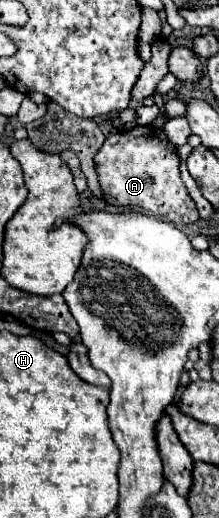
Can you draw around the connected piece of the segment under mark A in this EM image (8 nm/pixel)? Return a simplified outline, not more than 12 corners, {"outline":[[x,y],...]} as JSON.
{"outline":[[162,127],[106,135],[104,199],[178,227],[198,221]]}

